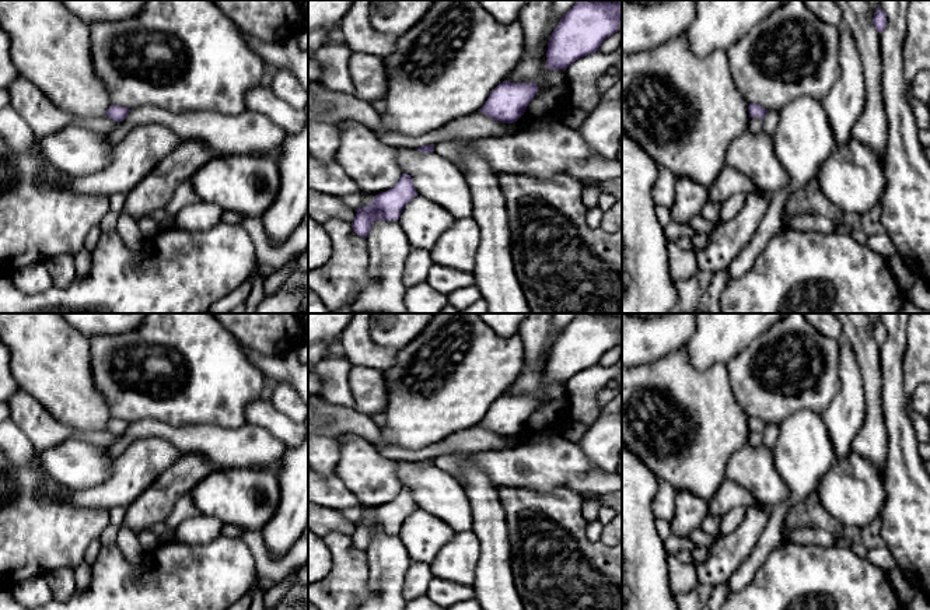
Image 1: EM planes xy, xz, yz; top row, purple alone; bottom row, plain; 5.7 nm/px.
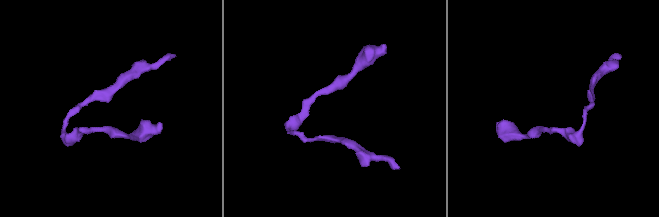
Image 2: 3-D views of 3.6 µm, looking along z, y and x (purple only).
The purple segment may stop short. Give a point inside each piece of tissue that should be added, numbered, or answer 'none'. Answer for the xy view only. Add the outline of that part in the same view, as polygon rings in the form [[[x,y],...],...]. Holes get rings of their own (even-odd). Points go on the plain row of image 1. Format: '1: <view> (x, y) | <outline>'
none

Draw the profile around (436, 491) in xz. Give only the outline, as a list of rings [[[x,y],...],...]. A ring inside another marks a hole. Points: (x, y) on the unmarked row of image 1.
[[[395,460],[402,487],[408,487],[417,509],[447,523],[455,533],[472,530],[472,508],[461,481],[437,466]]]

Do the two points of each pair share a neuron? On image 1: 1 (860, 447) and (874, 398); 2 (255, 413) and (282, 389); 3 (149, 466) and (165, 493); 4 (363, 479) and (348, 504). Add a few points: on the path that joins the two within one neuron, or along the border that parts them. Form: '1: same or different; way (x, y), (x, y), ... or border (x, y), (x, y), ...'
1: same; way (873, 434), (874, 410)
2: different; border (269, 400), (293, 421)
3: different; border (181, 455), (133, 500)
4: different; border (334, 472), (360, 504)

